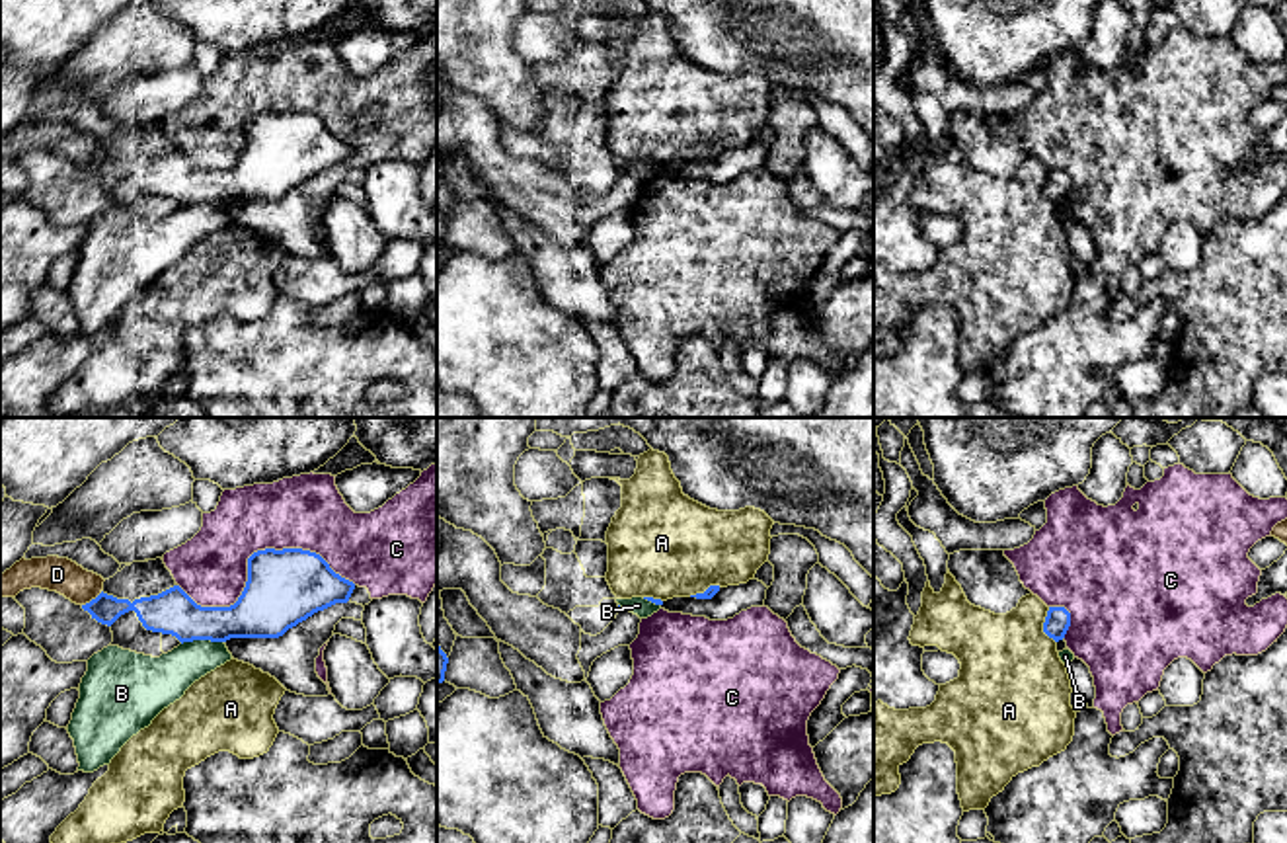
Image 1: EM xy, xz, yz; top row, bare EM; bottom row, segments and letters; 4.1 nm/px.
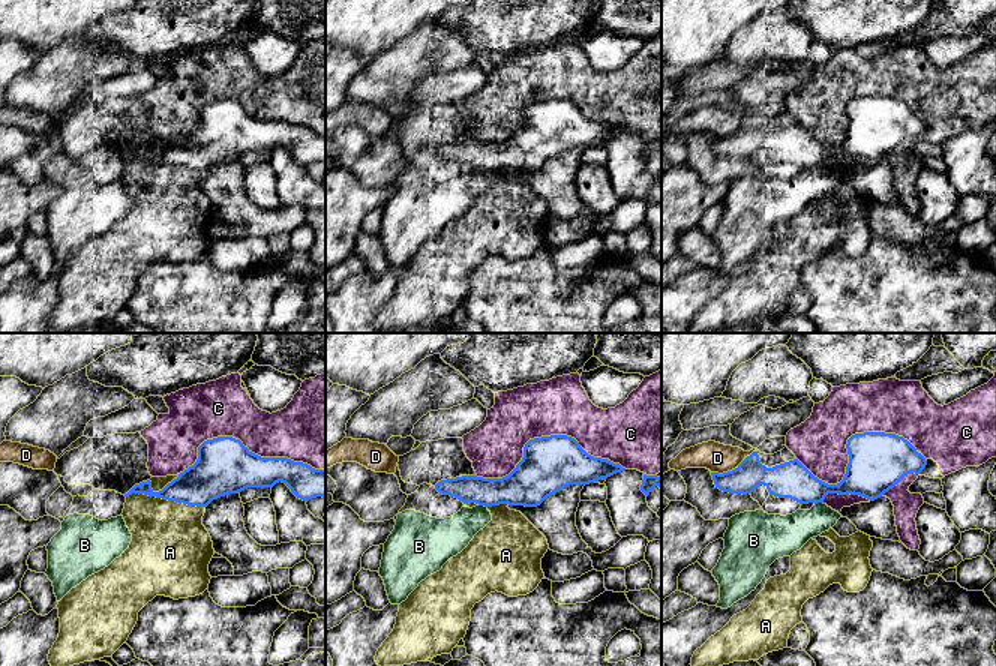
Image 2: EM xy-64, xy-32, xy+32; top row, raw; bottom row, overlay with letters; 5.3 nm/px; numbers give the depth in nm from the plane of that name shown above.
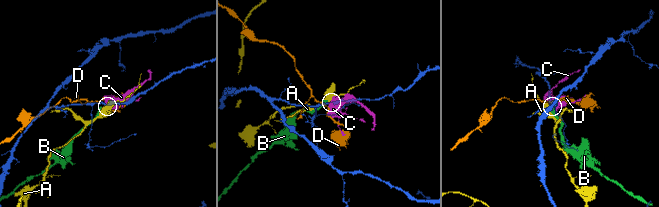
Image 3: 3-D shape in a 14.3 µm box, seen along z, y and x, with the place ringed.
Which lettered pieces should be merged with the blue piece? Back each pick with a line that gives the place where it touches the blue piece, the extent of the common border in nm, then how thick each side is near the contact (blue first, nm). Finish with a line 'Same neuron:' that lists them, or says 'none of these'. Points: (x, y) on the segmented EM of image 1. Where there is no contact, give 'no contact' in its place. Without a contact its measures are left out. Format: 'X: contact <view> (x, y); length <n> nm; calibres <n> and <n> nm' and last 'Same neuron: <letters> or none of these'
Same neuron: none of these

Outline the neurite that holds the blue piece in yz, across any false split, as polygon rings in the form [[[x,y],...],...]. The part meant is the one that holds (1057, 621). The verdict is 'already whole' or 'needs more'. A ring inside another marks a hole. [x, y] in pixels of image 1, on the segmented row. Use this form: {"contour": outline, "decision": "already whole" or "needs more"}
{"contour": [[[1049,607],[1043,632],[1055,642],[1063,640],[1071,626],[1071,613],[1065,607]]], "decision": "already whole"}

